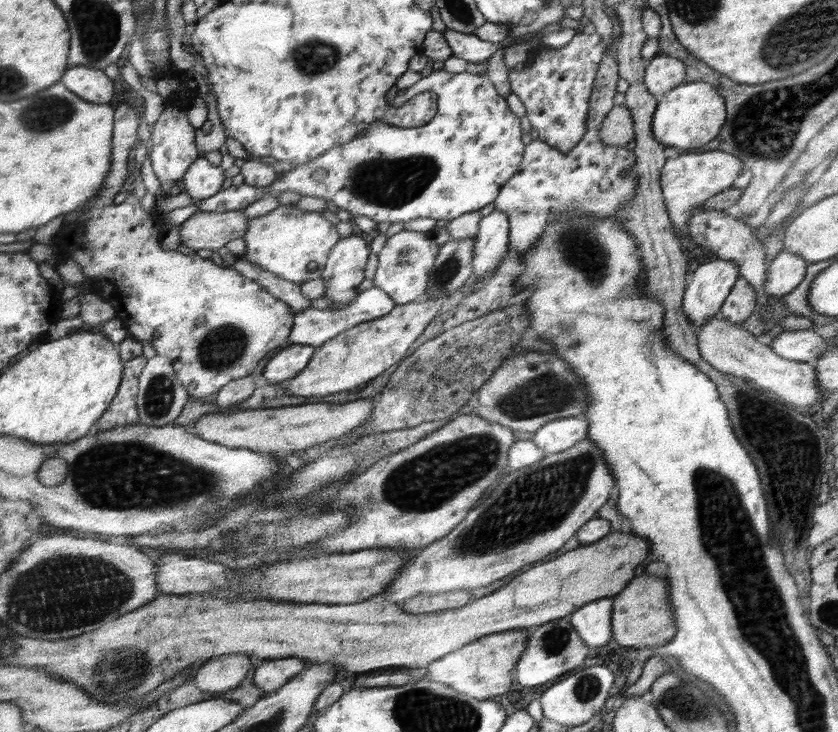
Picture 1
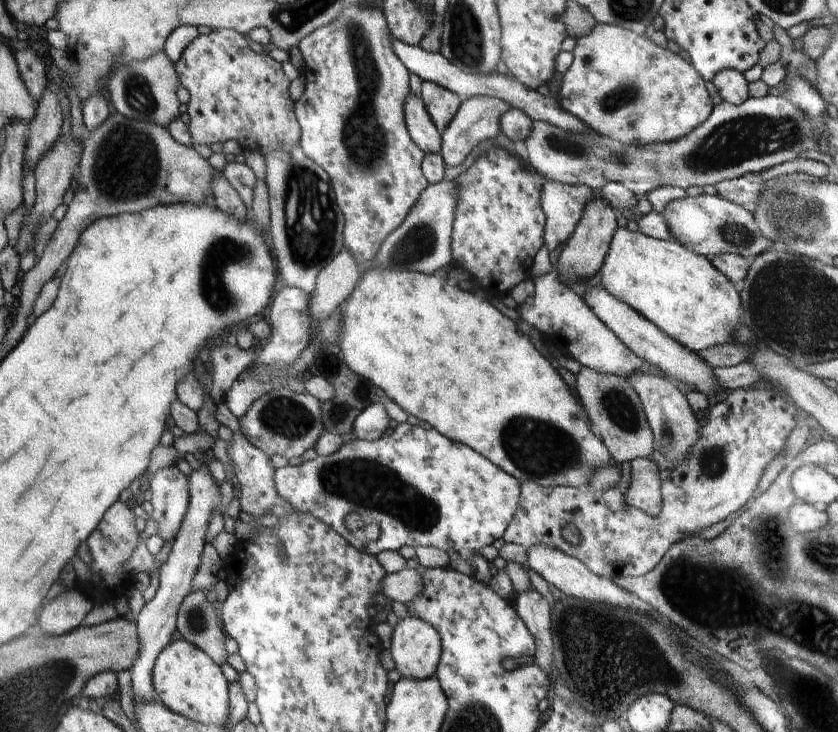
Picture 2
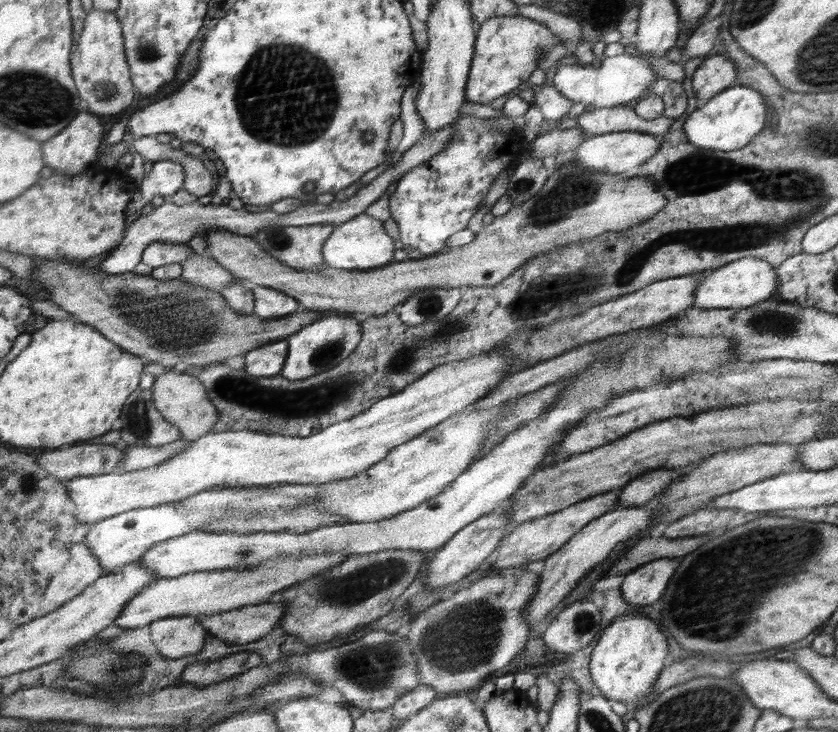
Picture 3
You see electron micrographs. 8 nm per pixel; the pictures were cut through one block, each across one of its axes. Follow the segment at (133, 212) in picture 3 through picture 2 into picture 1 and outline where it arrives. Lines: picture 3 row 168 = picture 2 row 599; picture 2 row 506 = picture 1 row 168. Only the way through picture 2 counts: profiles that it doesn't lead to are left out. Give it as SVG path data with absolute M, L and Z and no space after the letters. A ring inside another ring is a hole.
M200 157L191 166L184 178L185 186L196 200L206 200L216 196L229 185L224 168L214 166L206 157Z

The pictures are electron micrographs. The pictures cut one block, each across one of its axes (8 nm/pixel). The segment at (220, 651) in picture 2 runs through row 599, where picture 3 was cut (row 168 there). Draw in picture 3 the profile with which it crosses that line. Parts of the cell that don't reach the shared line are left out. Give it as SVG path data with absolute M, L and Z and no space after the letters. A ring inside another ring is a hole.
M157 135L145 136L144 138L135 138L131 144L118 142L118 144L107 144L100 148L98 166L106 166L116 168L122 160L124 154L130 152L131 147L136 149L146 161L150 160L153 163L159 160L173 160L184 164L186 167L186 184L184 188L198 196L208 196L214 190L216 178L212 174L212 170L208 168L202 159L196 156L190 156L183 148L172 148L170 143L162 143L158 141Z

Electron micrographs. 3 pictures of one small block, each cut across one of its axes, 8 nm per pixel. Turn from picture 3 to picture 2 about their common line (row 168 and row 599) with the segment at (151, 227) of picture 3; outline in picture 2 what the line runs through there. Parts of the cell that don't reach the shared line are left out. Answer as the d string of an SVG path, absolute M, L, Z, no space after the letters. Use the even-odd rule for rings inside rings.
M413 567L386 574L380 582L380 591L390 600L390 604L393 602L408 604L413 598L419 597L422 589L421 574Z

